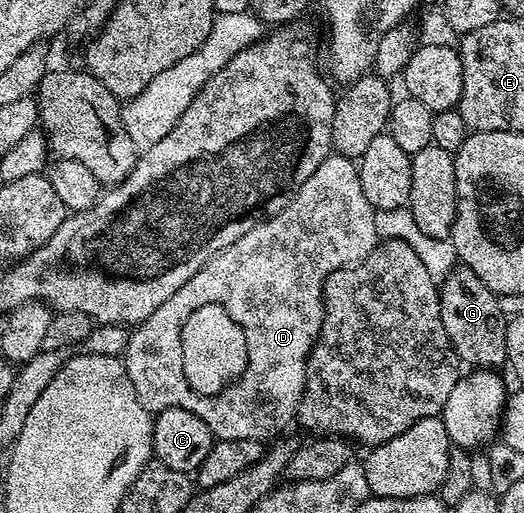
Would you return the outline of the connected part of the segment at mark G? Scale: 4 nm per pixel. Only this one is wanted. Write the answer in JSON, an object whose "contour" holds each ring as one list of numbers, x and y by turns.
{"contour":[[456,265,442,279,439,286,441,324,445,324,445,332,460,363,467,365,468,362,471,368,499,368,506,363,505,328,508,317,503,314,499,300,500,295,493,293,485,280,465,265]]}

